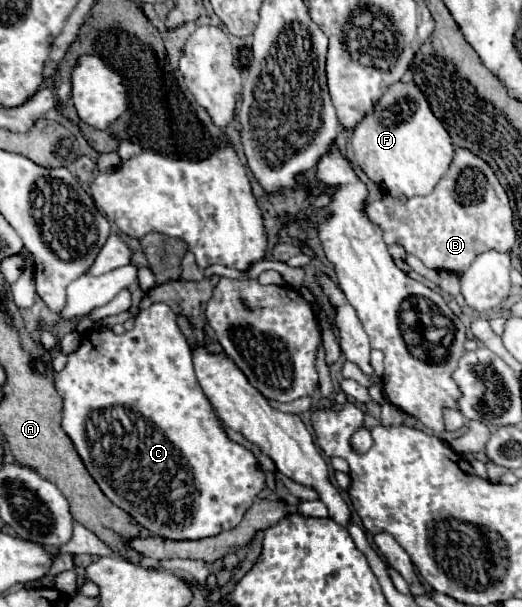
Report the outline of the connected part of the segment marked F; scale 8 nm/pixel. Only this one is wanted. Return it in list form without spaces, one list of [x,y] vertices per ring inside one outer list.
[[[395,82],[381,96],[381,102],[377,102],[377,106],[369,114],[365,114],[365,118],[353,128],[351,146],[353,146],[355,162],[363,168],[363,172],[373,182],[385,182],[391,196],[395,198],[429,194],[435,188],[435,184],[445,176],[453,160],[453,140],[449,138],[449,132],[445,130],[441,120],[433,114],[429,100],[415,82]]]

